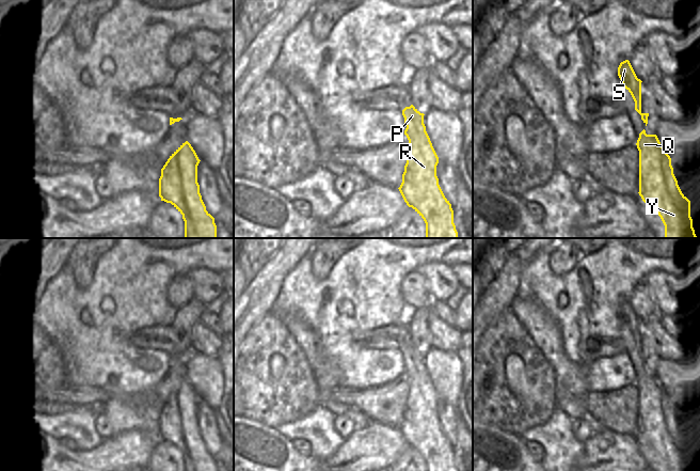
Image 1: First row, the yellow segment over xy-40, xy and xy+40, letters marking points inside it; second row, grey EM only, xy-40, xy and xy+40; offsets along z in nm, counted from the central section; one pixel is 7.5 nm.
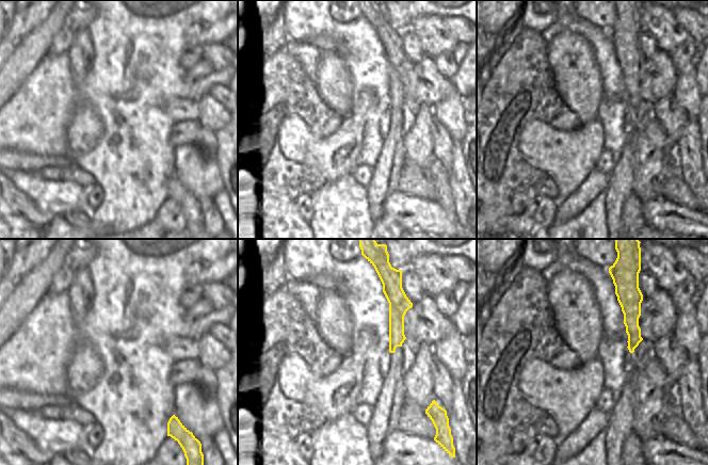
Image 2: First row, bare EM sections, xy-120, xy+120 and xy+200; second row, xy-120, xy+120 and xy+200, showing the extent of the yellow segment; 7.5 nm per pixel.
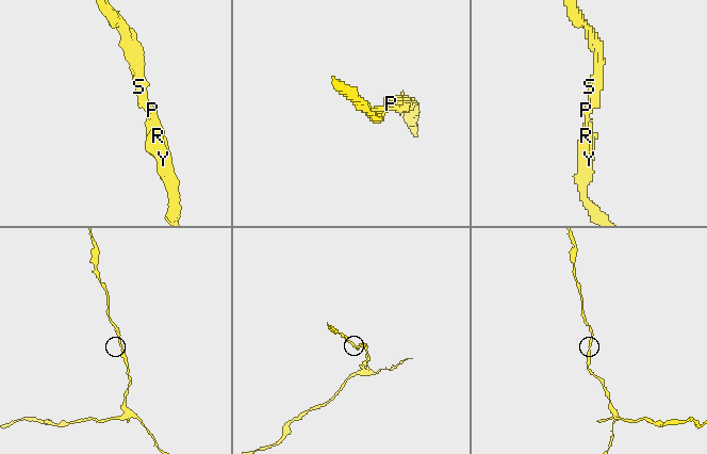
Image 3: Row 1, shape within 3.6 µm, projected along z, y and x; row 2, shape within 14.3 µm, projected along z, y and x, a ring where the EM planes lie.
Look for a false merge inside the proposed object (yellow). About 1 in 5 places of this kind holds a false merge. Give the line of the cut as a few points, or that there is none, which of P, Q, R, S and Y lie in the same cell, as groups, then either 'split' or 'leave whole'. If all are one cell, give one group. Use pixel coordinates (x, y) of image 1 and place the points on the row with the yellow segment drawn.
no cut | P Q R S Y | leave whole

